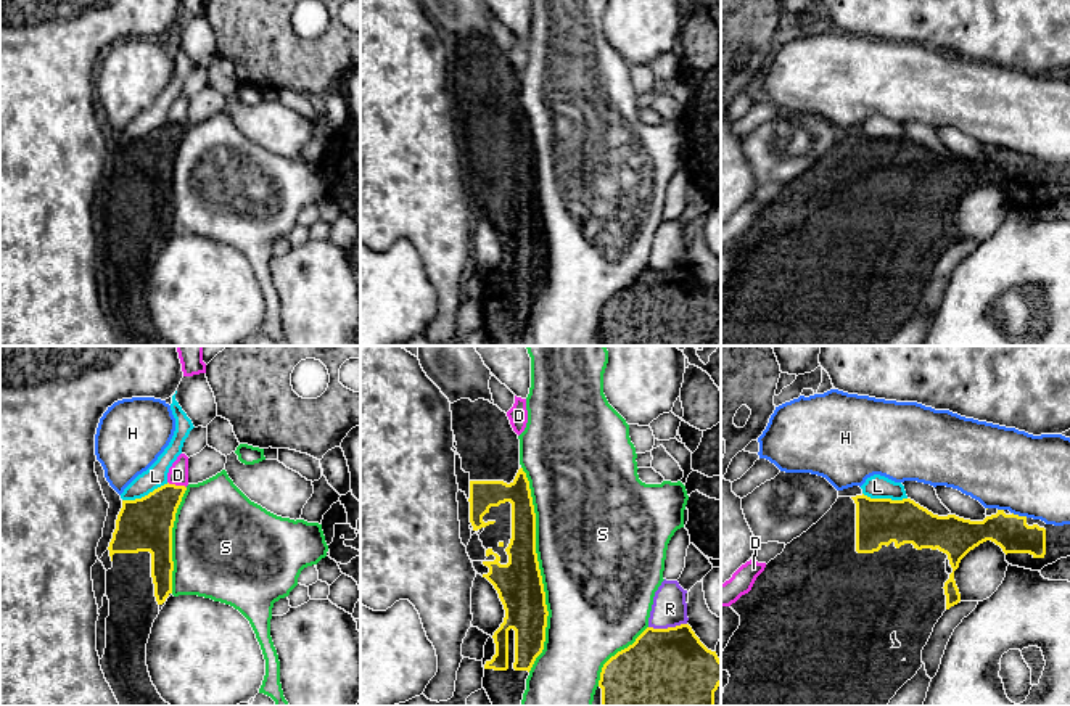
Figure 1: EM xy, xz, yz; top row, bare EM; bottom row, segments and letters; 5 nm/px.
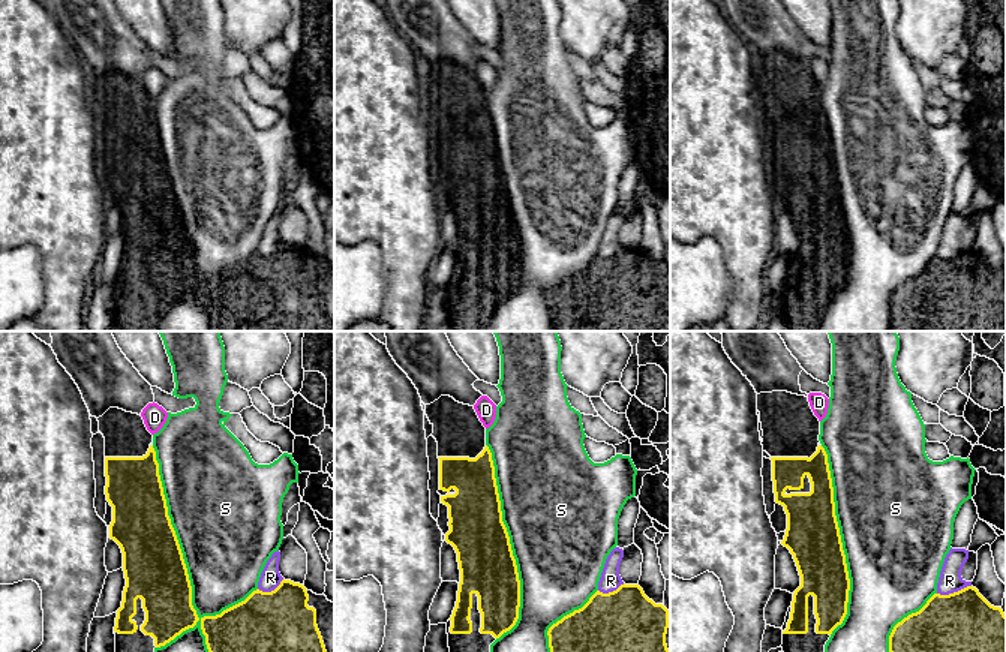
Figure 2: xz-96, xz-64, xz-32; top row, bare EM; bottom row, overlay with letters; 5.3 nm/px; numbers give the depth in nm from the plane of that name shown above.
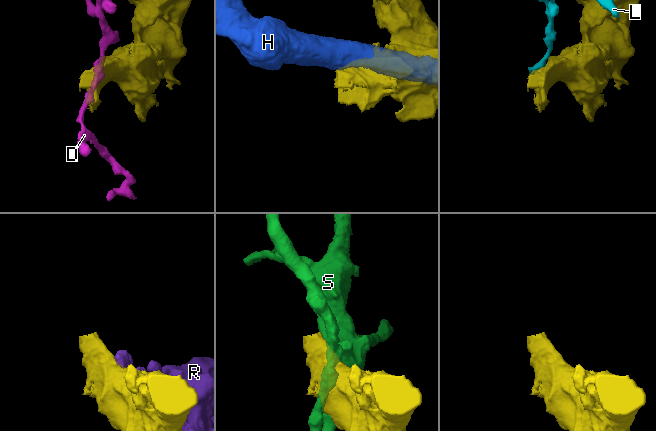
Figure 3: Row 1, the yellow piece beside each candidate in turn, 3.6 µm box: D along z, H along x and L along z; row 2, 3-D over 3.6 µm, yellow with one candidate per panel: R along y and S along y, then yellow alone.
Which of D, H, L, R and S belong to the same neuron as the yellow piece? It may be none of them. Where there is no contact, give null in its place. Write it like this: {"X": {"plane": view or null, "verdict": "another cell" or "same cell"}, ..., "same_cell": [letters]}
{"D": {"plane": "xy", "verdict": "another cell"}, "H": {"plane": "yz", "verdict": "another cell"}, "L": {"plane": "xy", "verdict": "another cell"}, "R": {"plane": "xz", "verdict": "another cell"}, "S": {"plane": "xz", "verdict": "another cell"}, "same_cell": []}

